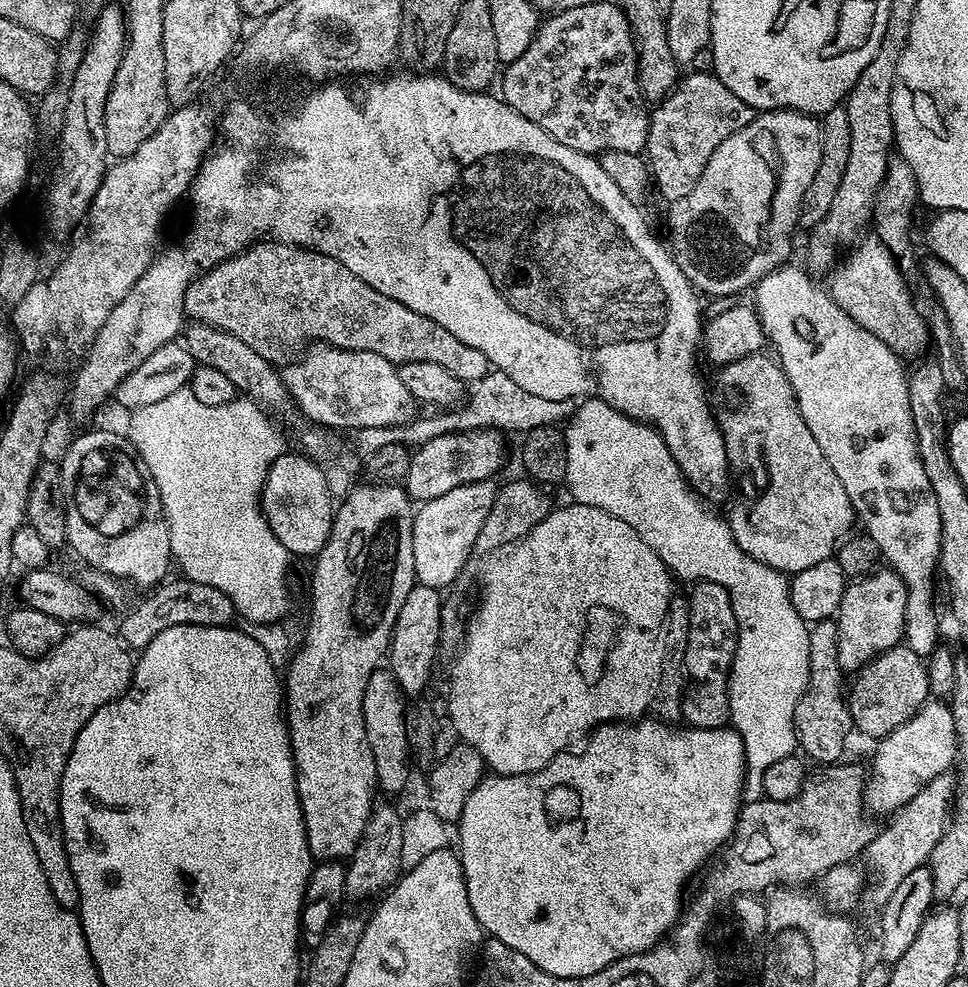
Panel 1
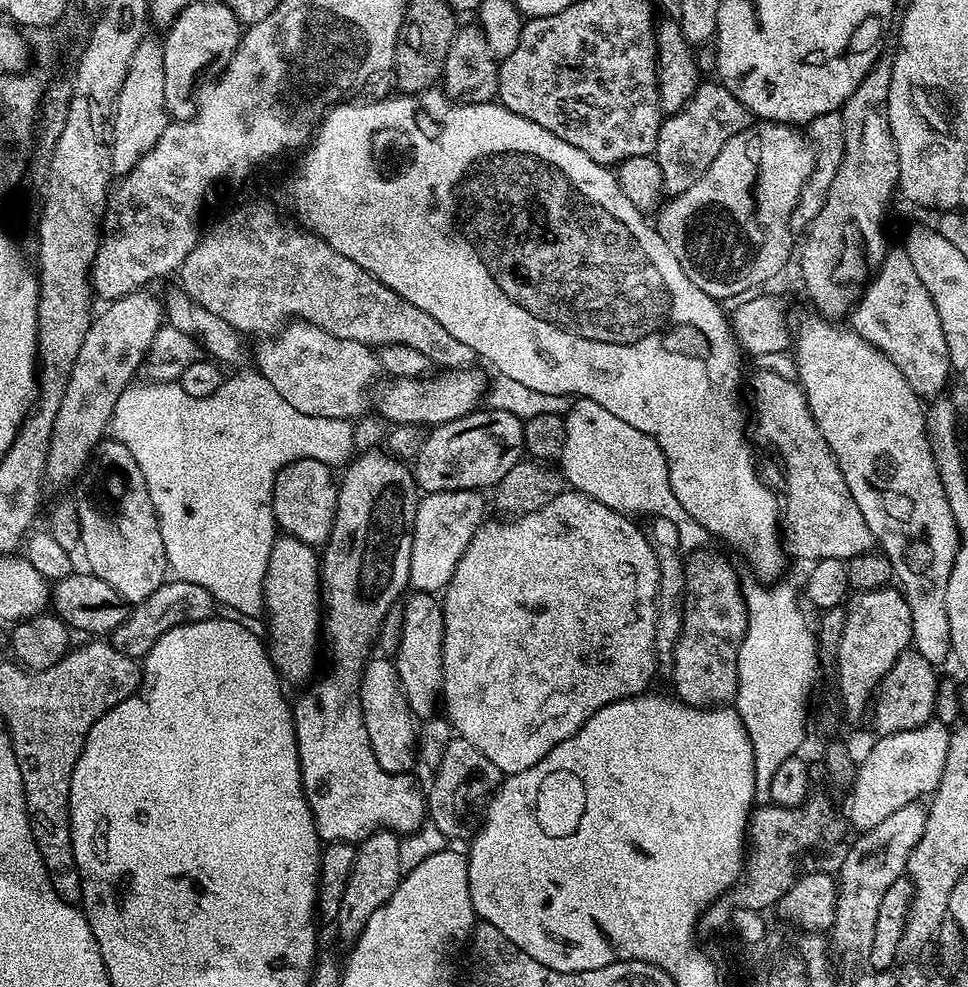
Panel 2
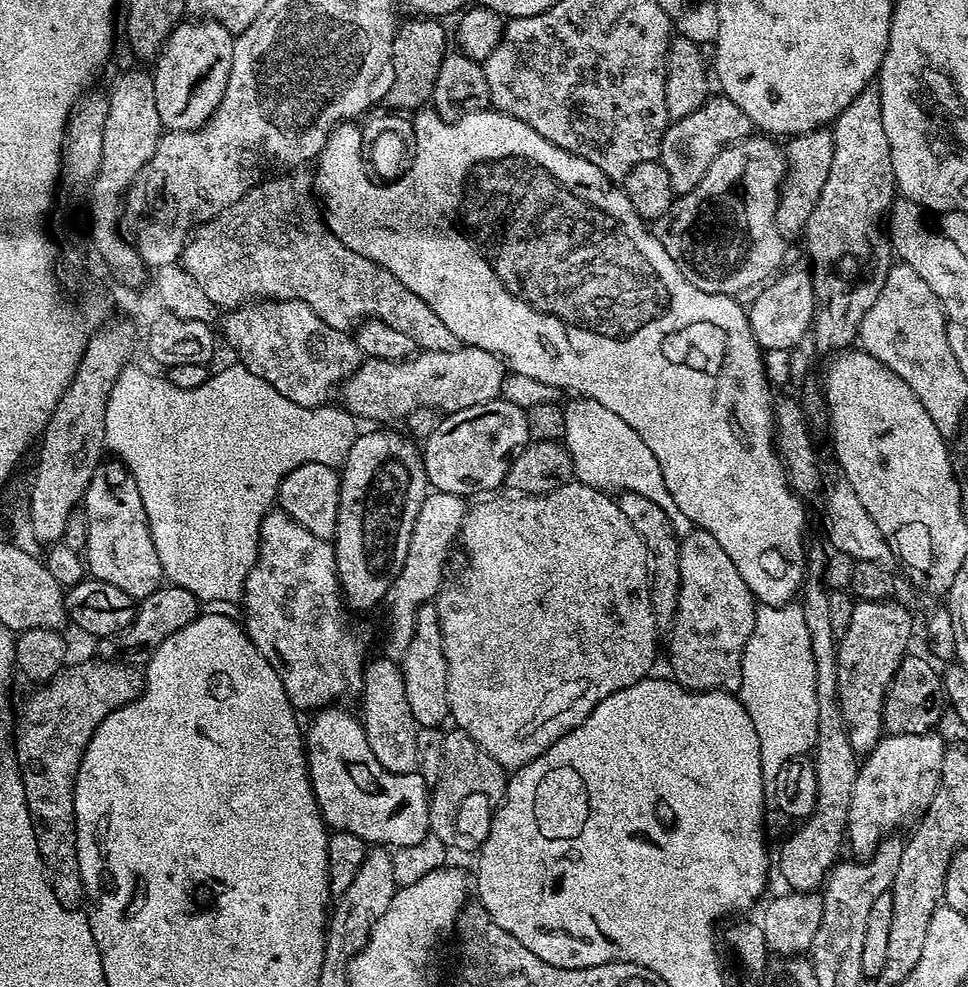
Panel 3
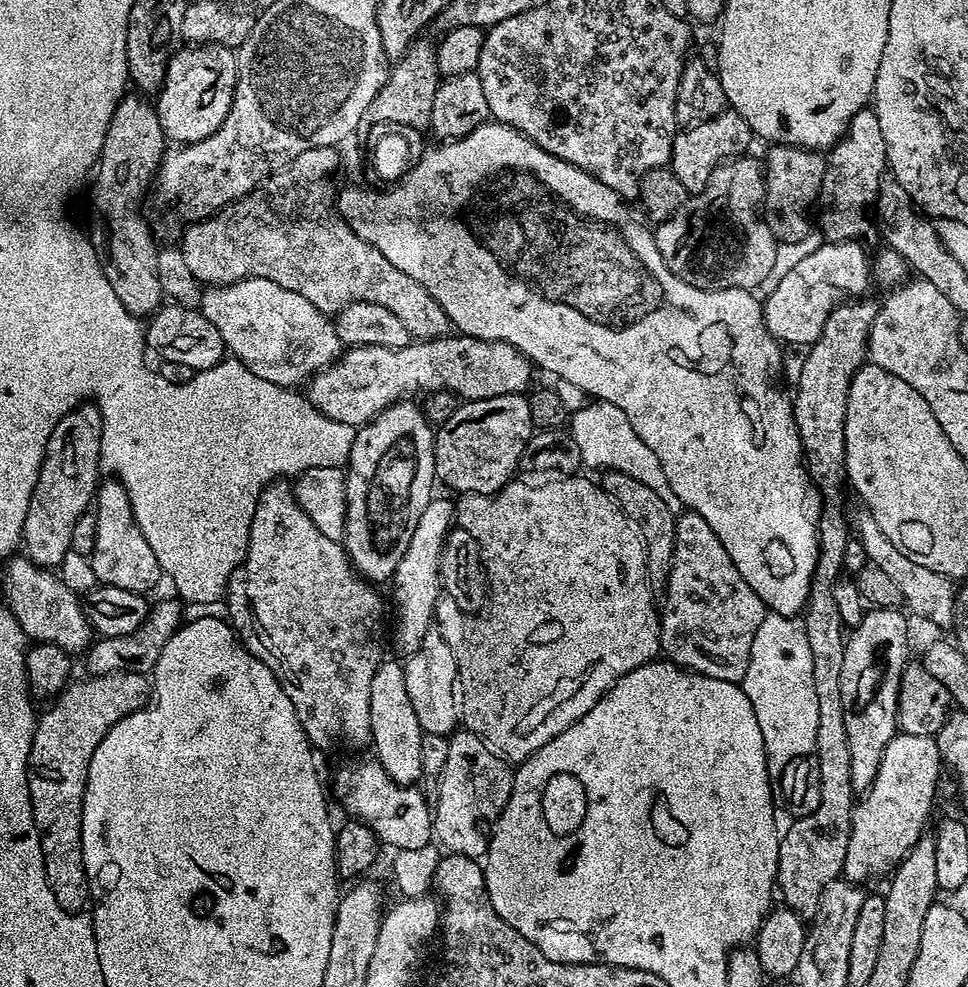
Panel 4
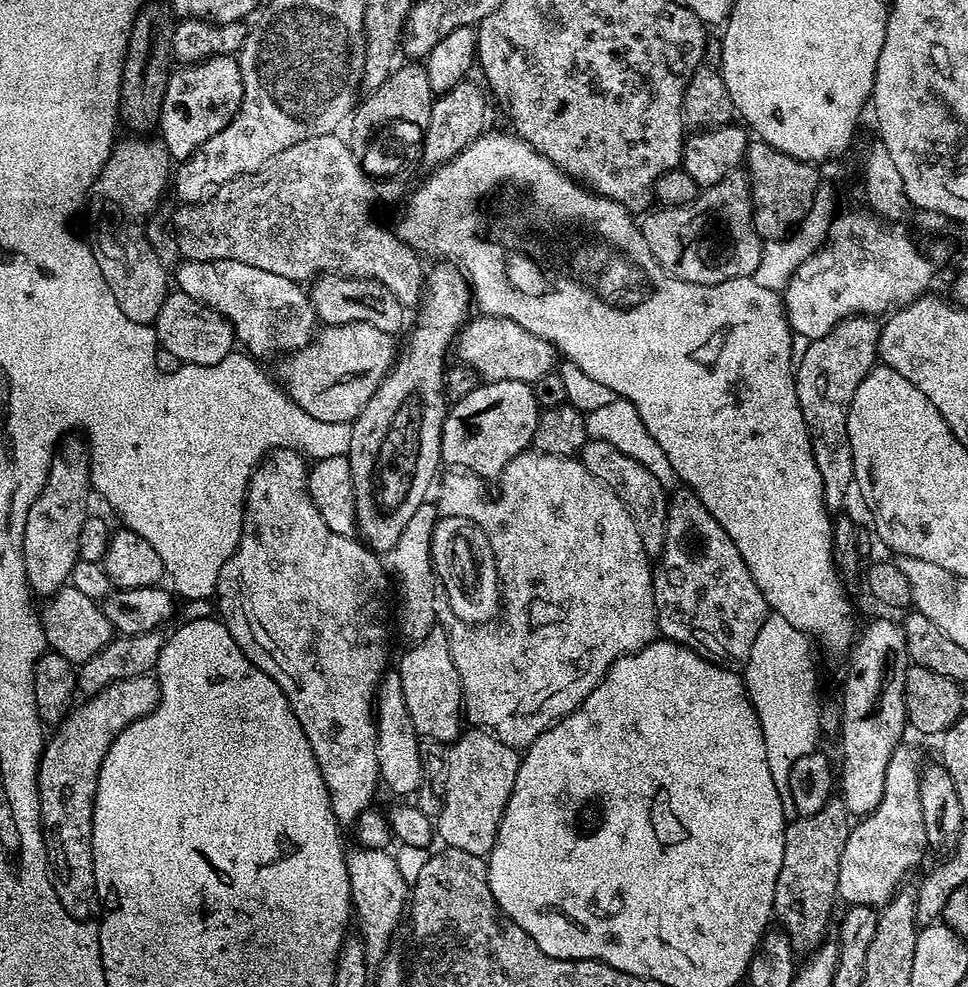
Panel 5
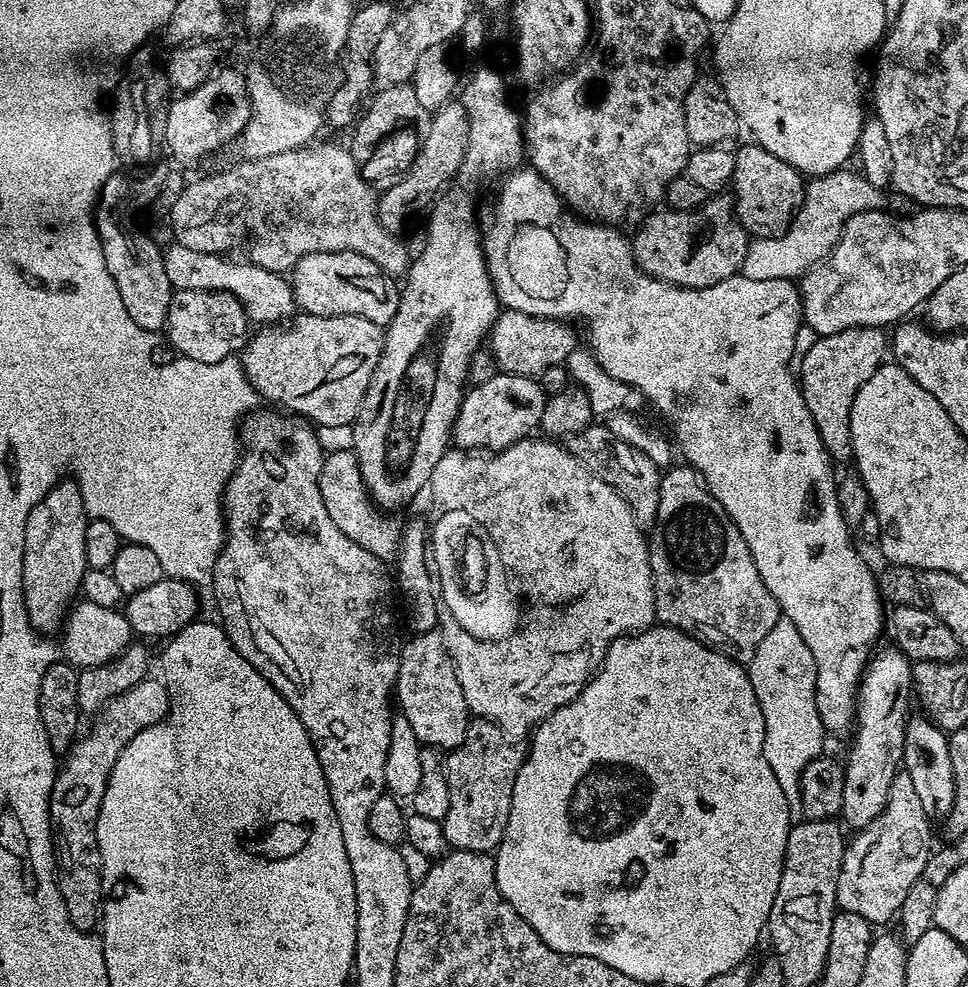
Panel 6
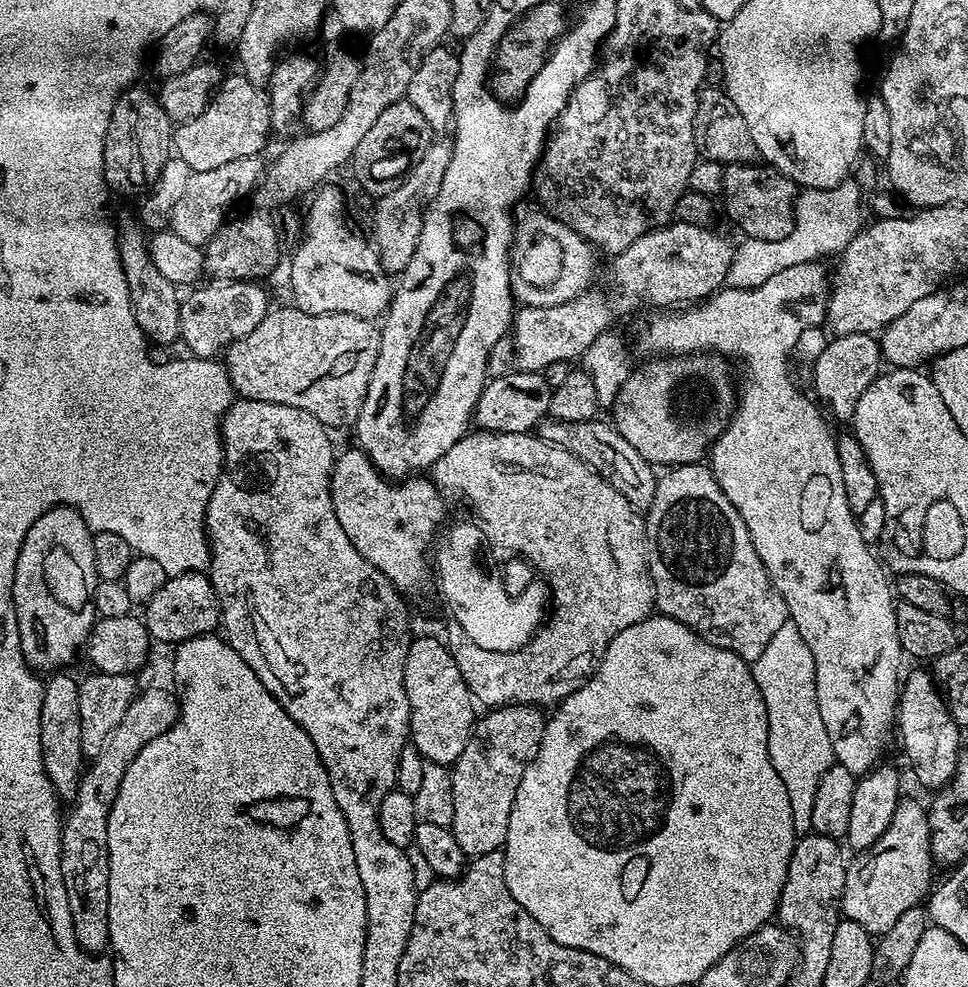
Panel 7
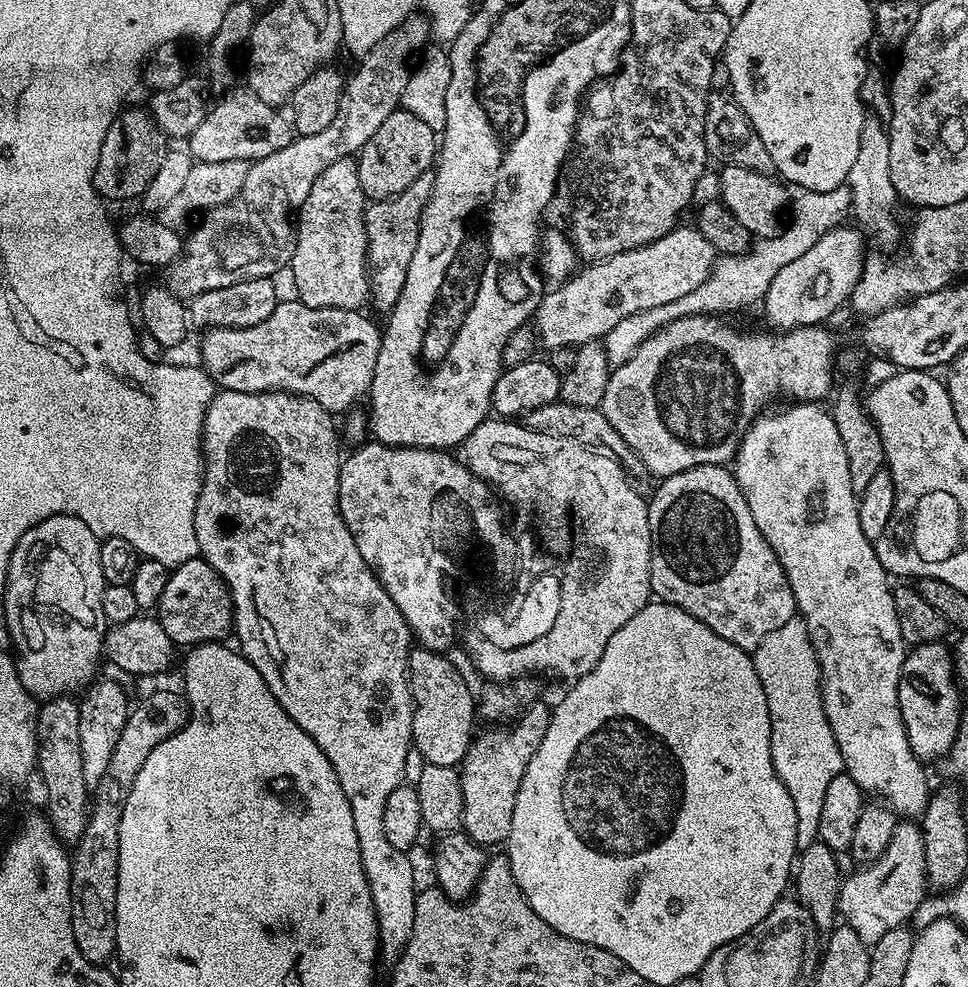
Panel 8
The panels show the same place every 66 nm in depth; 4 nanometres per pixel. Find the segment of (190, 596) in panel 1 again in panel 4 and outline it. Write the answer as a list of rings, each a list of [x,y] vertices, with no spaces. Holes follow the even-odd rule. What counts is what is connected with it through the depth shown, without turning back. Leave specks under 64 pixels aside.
[[[179,599],[160,600],[151,605],[148,609],[148,618],[130,634],[121,636],[106,636],[97,639],[95,643],[87,649],[83,657],[88,676],[101,676],[111,672],[142,672],[151,673],[156,667],[158,658],[162,654],[162,646],[170,642],[170,638],[180,629],[184,604]]]

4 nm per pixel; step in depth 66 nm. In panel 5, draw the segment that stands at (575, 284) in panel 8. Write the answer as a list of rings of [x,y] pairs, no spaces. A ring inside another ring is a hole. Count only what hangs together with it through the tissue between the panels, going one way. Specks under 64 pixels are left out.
[[[743,171],[732,172],[722,182],[703,189],[686,206],[655,211],[649,211],[643,217],[645,220],[644,224],[642,220],[642,231],[644,240],[650,246],[650,254],[654,254],[654,258],[666,269],[668,275],[691,284],[721,284],[734,278],[752,276],[757,270],[764,244],[752,221],[752,185]],[[483,314],[469,319],[461,329],[454,345],[454,352],[460,355],[459,363],[472,367],[484,382],[503,382],[506,379],[517,379],[518,382],[533,384],[538,378],[553,371],[558,364],[556,345],[548,340],[530,334],[530,330],[522,330],[518,322],[501,316],[485,316]]]

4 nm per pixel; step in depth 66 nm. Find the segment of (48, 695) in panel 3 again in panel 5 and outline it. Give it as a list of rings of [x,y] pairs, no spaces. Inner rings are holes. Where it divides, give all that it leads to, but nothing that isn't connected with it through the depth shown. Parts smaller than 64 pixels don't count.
[[[155,675],[126,678],[87,697],[85,704],[77,703],[53,731],[57,732],[47,737],[38,772],[40,827],[44,829],[48,866],[58,902],[62,902],[62,910],[75,920],[87,921],[91,917],[88,915],[98,908],[92,857],[92,811],[100,767],[114,740],[128,726],[149,716],[159,701],[160,683]]]

